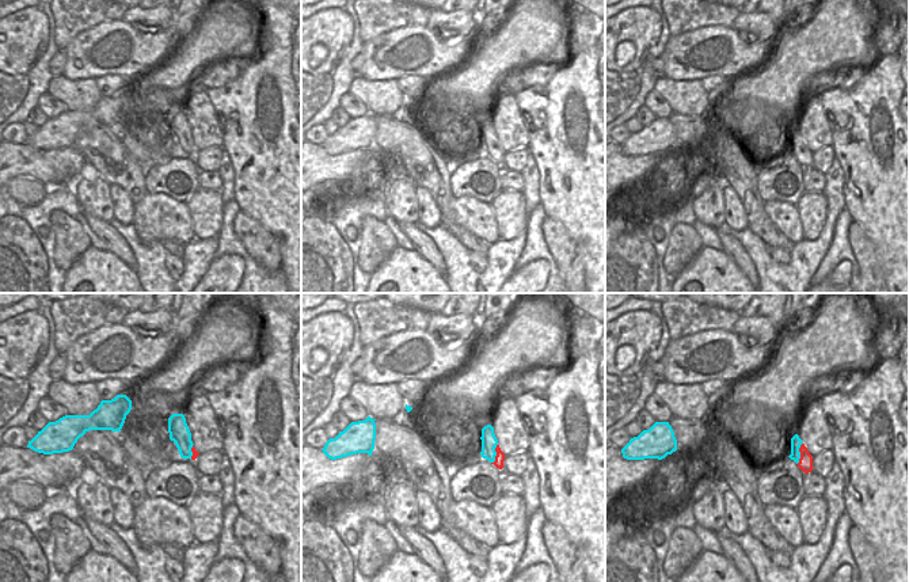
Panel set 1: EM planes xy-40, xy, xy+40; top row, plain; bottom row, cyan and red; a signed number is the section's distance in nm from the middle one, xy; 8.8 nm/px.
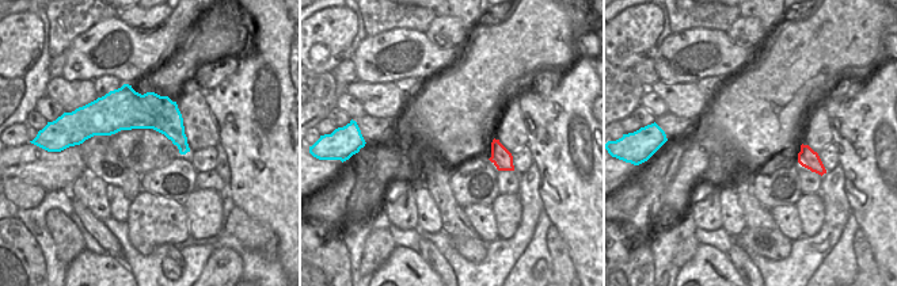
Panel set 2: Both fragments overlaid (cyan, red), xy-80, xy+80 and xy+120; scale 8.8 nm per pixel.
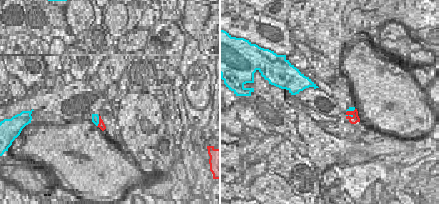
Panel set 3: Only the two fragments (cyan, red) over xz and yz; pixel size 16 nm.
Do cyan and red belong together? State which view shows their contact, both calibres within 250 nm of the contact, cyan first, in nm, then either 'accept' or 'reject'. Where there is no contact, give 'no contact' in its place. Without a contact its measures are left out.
xy+40 | 100/120 nm | reject

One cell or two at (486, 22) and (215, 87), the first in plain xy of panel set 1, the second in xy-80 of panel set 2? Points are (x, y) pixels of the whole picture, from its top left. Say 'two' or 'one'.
two

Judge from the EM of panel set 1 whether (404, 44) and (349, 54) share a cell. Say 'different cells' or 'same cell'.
different cells

